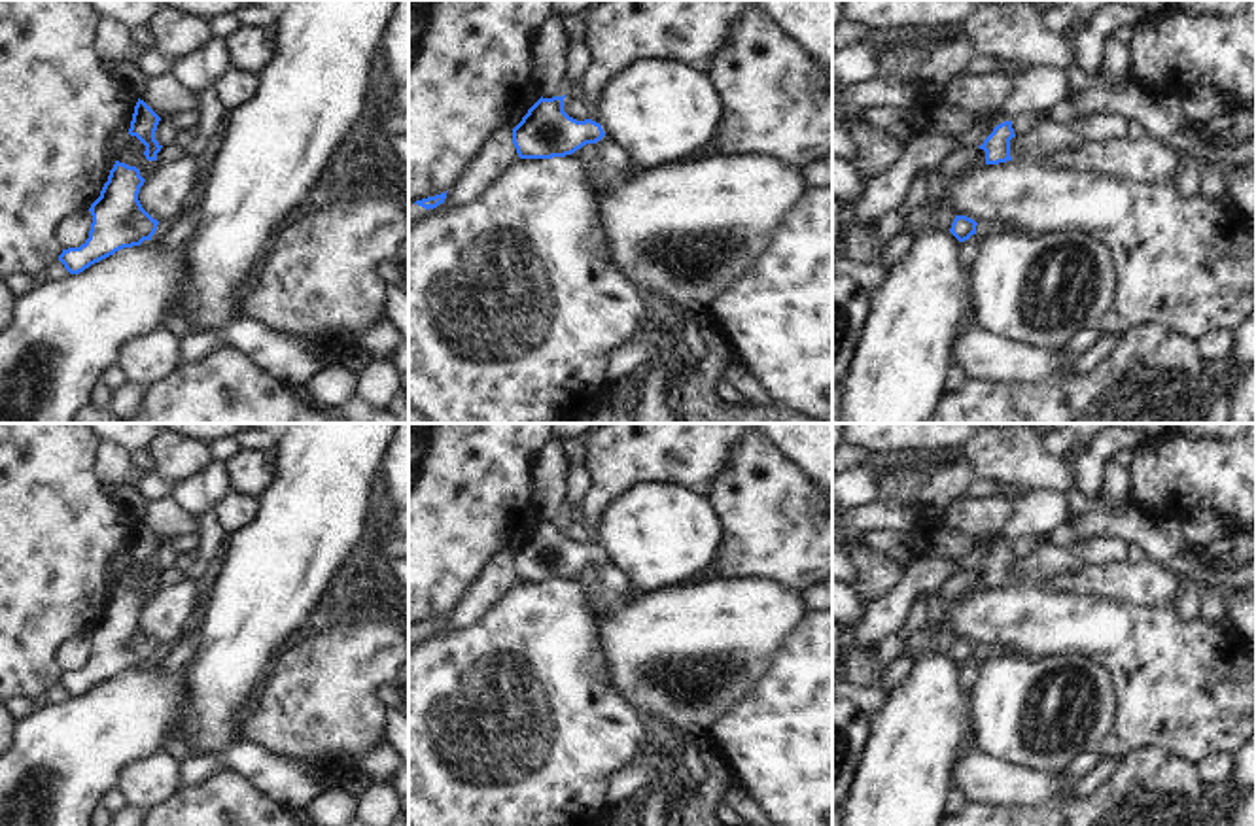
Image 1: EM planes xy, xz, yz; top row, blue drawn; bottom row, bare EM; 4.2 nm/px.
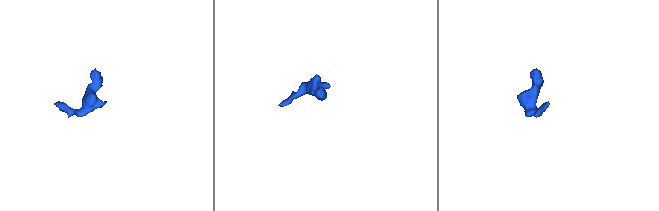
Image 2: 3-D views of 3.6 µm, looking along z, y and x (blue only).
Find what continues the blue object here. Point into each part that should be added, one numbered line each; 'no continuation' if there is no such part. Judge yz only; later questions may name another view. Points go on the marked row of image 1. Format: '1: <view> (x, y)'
1: yz (984, 229)

